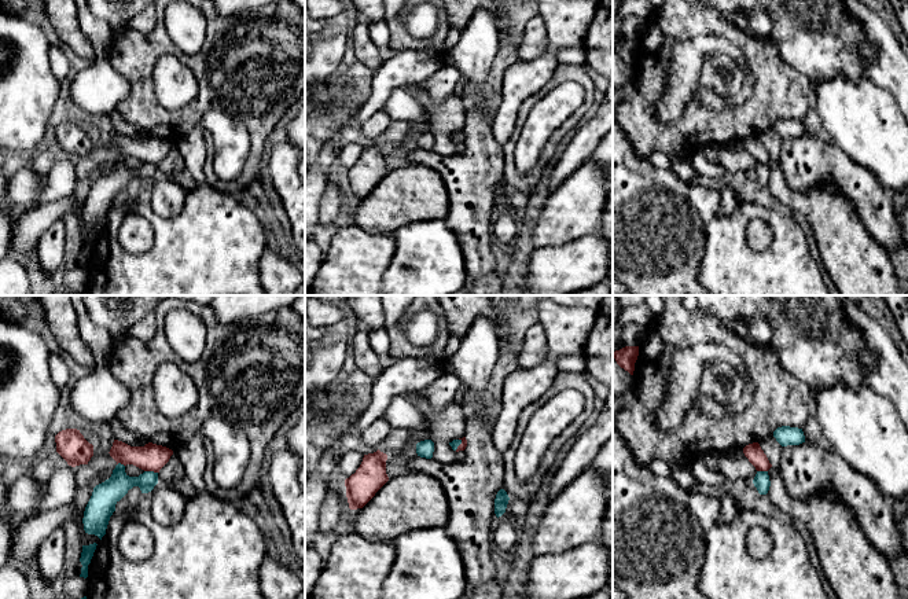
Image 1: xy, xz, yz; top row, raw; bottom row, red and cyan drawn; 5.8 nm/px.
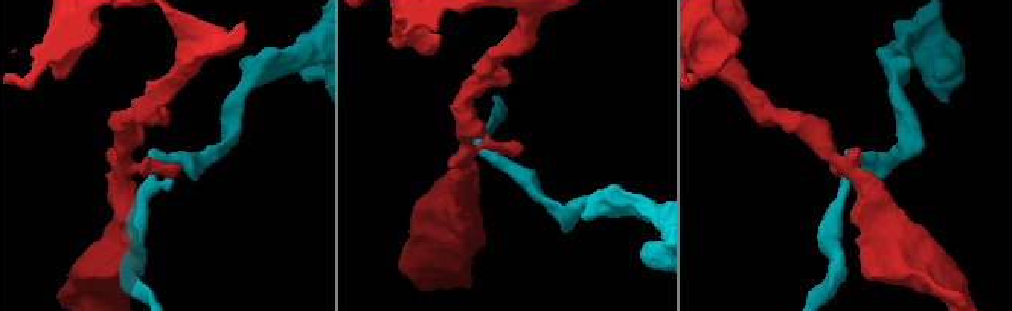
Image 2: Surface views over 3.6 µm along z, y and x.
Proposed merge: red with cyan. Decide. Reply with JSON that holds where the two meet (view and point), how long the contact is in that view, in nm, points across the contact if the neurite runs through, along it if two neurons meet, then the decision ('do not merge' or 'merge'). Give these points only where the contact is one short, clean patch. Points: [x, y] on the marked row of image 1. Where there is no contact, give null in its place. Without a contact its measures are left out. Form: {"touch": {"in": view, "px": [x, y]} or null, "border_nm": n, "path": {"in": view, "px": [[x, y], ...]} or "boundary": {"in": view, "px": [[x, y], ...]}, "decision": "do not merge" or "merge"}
{"touch": {"in": "xy", "px": [151, 470]}, "border_nm": 80, "boundary": {"in": "xy", "px": [[144, 470], [157, 473]]}, "decision": "do not merge"}

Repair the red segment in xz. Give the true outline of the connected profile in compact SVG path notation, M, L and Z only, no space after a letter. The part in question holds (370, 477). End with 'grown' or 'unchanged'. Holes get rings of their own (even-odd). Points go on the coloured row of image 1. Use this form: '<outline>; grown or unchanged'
M379 449L364 455L360 467L345 479L346 497L350 510L363 508L389 481L386 474L387 455Z; unchanged

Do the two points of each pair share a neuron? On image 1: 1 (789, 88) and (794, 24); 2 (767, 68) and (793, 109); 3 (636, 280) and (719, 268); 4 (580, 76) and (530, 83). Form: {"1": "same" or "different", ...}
{"1": "different", "2": "same", "3": "different", "4": "different"}

